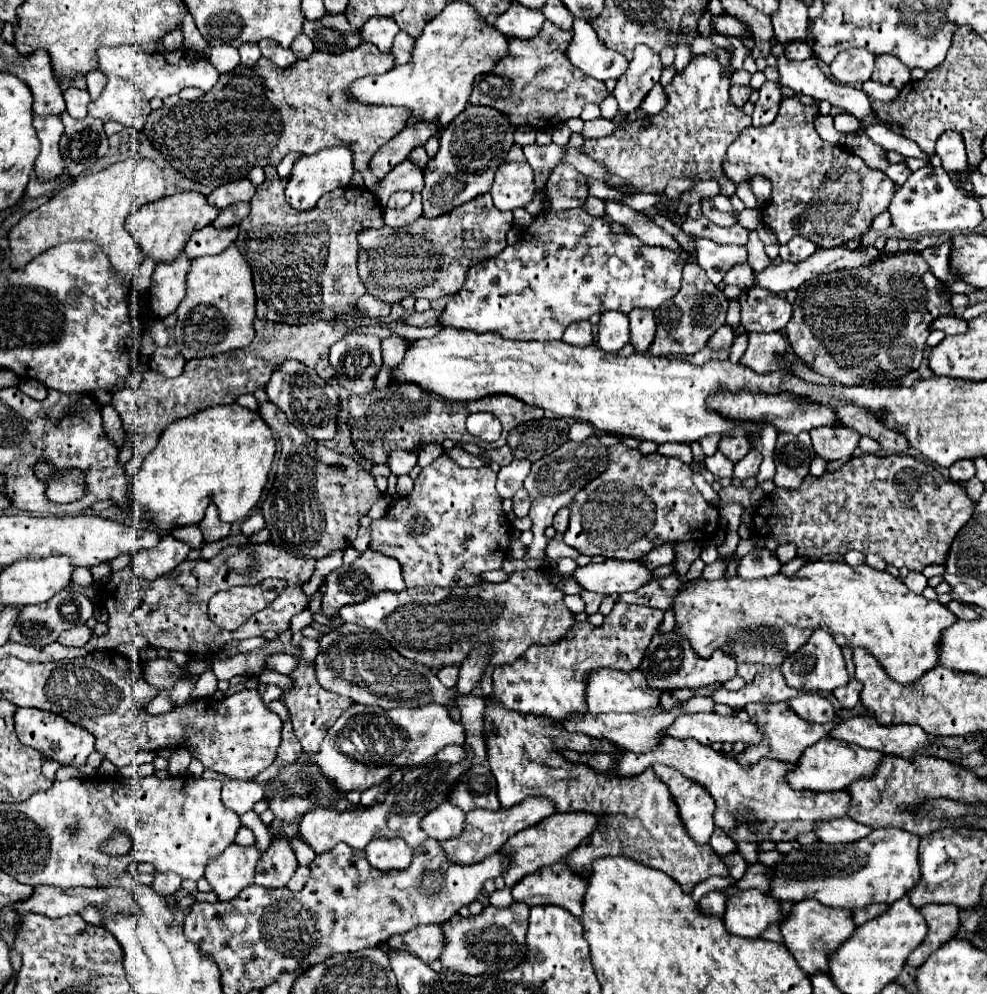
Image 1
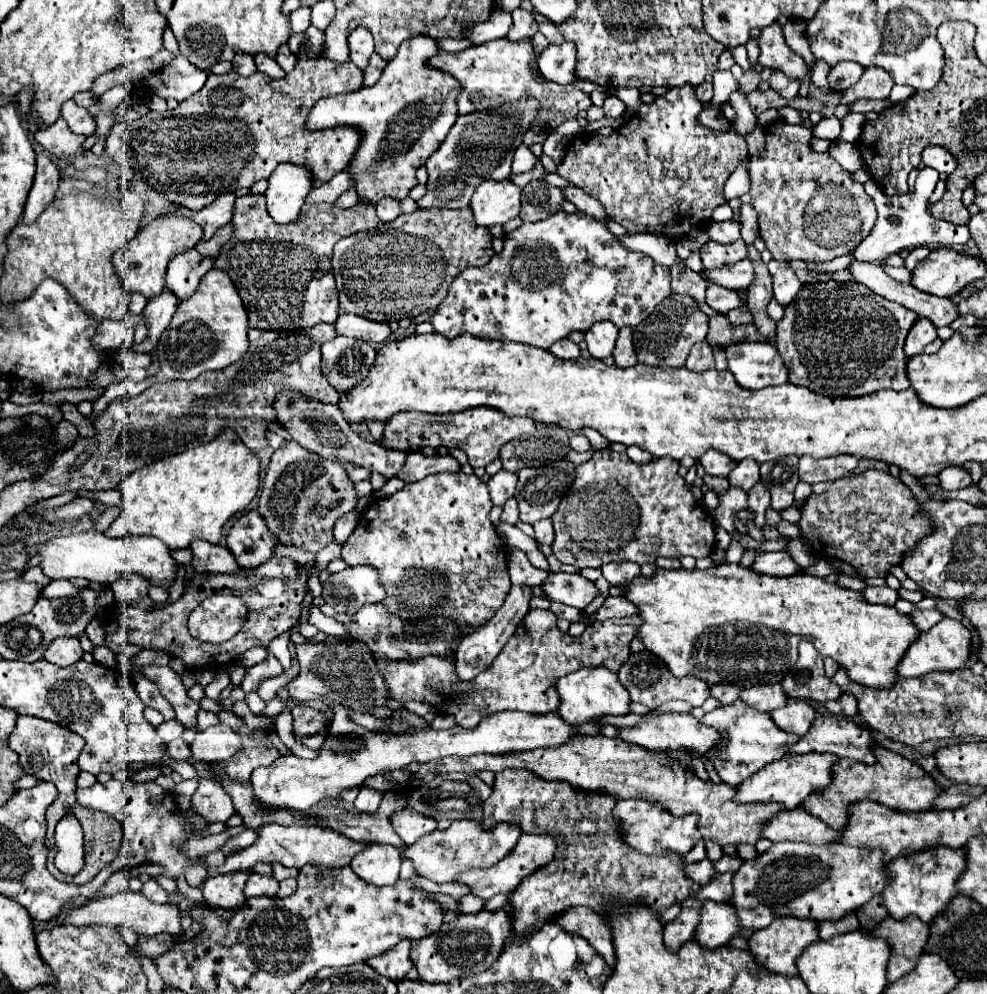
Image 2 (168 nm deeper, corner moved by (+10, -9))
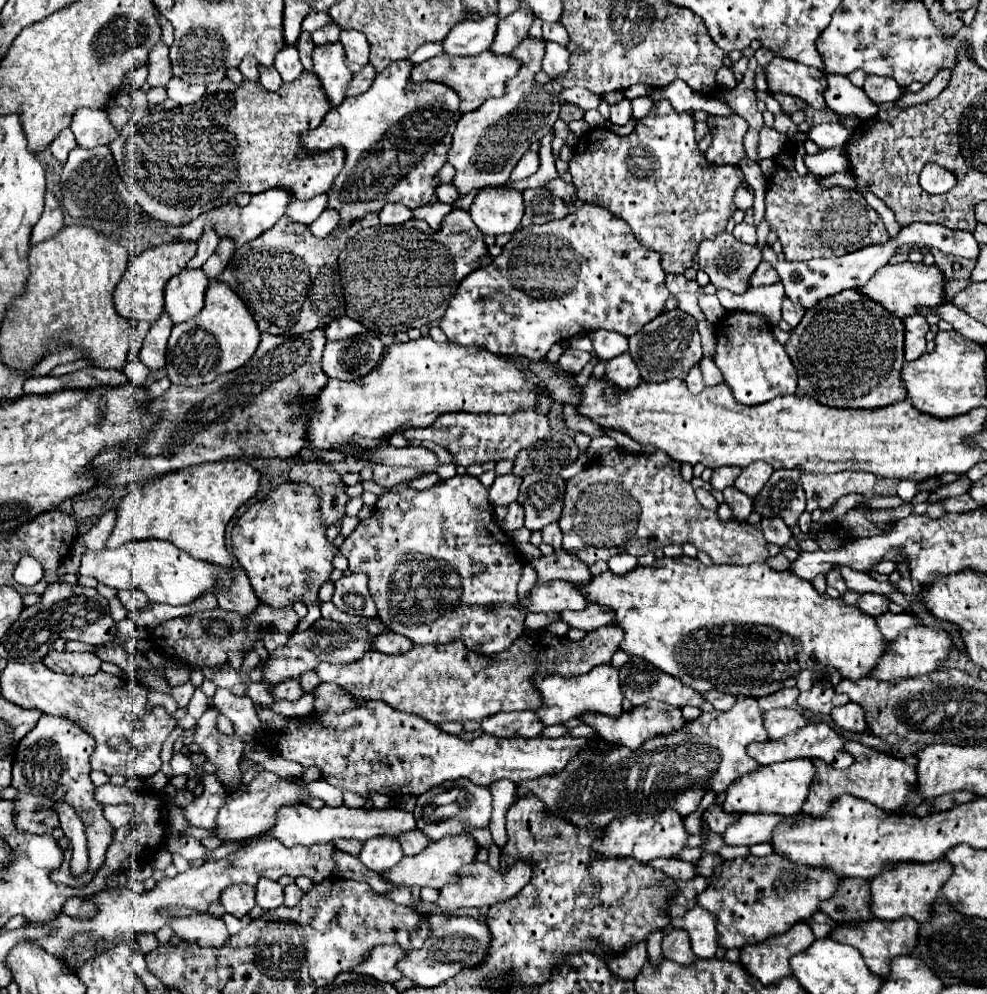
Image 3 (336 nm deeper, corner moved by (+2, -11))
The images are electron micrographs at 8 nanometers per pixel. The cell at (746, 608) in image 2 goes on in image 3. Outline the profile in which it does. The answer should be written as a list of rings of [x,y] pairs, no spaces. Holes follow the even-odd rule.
[[[664,556],[664,558],[656,558],[652,566],[636,566],[634,570],[630,570],[628,574],[622,574],[622,576],[612,574],[610,570],[606,570],[600,576],[592,576],[590,584],[578,586],[578,590],[582,594],[586,594],[588,602],[608,606],[614,612],[614,626],[624,630],[624,640],[620,644],[620,650],[624,650],[630,656],[640,656],[640,658],[648,660],[650,664],[654,664],[662,672],[666,672],[670,676],[676,676],[682,684],[694,688],[700,694],[710,692],[710,690],[718,690],[718,692],[726,692],[726,694],[734,694],[734,696],[742,694],[742,696],[762,698],[762,696],[768,696],[770,692],[776,692],[778,688],[792,686],[792,680],[796,678],[796,672],[812,668],[816,664],[836,668],[840,672],[840,676],[846,678],[846,680],[858,680],[862,676],[868,676],[870,670],[874,668],[876,660],[888,650],[888,642],[878,632],[878,626],[876,626],[872,616],[866,616],[856,606],[844,604],[840,598],[834,600],[828,594],[818,594],[810,582],[794,576],[792,572],[774,572],[768,564],[750,564],[750,566],[710,564],[710,566],[706,566],[706,564],[698,562],[698,558],[690,558],[690,556],[680,556],[680,558],[666,558]]]

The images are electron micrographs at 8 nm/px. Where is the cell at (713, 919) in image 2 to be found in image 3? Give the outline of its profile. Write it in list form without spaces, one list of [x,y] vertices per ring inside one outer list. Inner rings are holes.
[[[700,906],[690,908],[682,918],[670,918],[672,928],[682,928],[690,936],[692,952],[698,958],[714,958],[718,942],[716,942],[716,924],[714,916]]]

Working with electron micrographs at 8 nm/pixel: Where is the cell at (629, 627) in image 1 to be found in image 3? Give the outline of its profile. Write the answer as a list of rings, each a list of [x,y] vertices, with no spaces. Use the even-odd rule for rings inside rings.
[[[602,626],[588,632],[580,642],[570,642],[548,630],[526,630],[506,652],[490,658],[470,652],[456,640],[450,644],[418,644],[410,652],[396,656],[372,650],[354,664],[334,666],[324,662],[316,668],[316,674],[320,676],[320,682],[336,682],[356,698],[386,702],[396,710],[414,712],[436,726],[448,720],[482,722],[496,712],[538,710],[542,702],[532,684],[538,670],[540,674],[560,676],[588,674],[594,666],[610,664],[622,638],[622,630],[616,626]]]

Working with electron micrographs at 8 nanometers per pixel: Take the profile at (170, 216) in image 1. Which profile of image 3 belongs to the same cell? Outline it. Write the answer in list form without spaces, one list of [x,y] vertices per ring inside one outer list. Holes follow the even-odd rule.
[[[172,242],[172,244],[162,244],[158,248],[150,248],[130,260],[122,280],[112,292],[114,308],[116,312],[130,320],[130,322],[156,322],[158,316],[164,312],[164,286],[170,278],[174,278],[178,272],[182,272],[188,264],[190,258],[196,256],[196,244],[194,242]]]

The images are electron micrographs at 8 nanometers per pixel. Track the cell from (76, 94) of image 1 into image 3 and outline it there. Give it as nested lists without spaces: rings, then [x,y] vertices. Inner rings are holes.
[[[80,108],[74,118],[70,130],[76,136],[80,148],[94,148],[100,144],[110,144],[118,138],[118,130],[110,124],[104,110]]]

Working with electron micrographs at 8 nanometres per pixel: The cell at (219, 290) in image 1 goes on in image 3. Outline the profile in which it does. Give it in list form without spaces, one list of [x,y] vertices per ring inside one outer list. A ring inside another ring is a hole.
[[[214,280],[206,290],[204,308],[198,312],[198,316],[172,328],[166,350],[168,378],[172,384],[182,386],[200,386],[212,382],[218,374],[244,366],[256,352],[258,344],[260,330],[244,302],[224,282]]]

